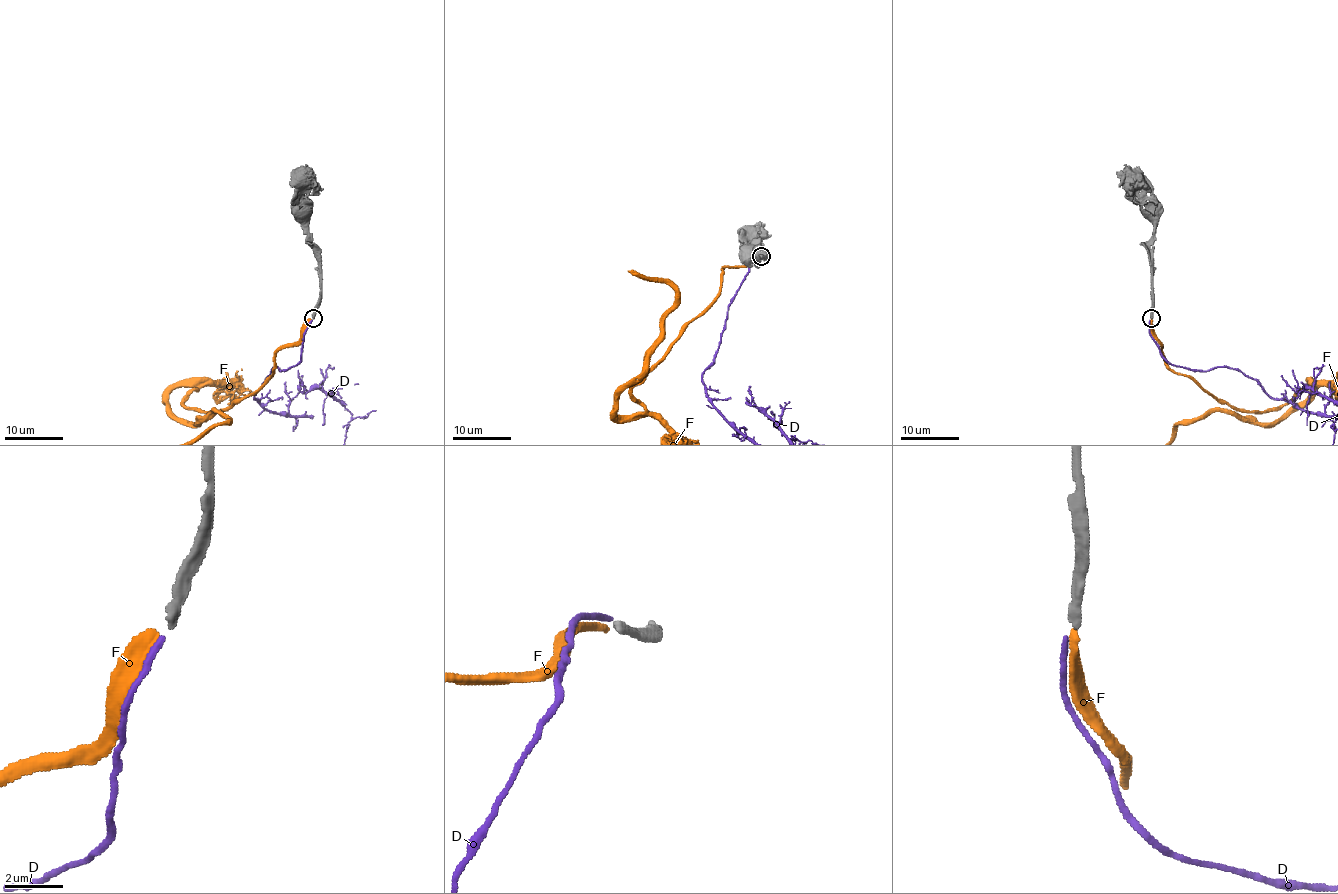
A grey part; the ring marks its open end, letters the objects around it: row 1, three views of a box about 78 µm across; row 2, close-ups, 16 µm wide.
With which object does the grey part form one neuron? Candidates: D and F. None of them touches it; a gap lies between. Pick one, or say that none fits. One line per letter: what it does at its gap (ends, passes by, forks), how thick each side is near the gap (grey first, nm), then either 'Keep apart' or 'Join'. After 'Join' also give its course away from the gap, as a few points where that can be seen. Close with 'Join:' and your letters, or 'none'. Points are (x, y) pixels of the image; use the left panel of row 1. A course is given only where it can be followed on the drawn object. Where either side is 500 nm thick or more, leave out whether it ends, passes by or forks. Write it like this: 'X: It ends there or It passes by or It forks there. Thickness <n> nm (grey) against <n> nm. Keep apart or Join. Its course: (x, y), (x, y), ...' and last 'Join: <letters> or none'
D: It ends there. Thickness 360 nm (grey) against 200 nm. Keep apart
F: It ends there. Thickness 360 nm (grey) against 380 nm. Join
Join: F

